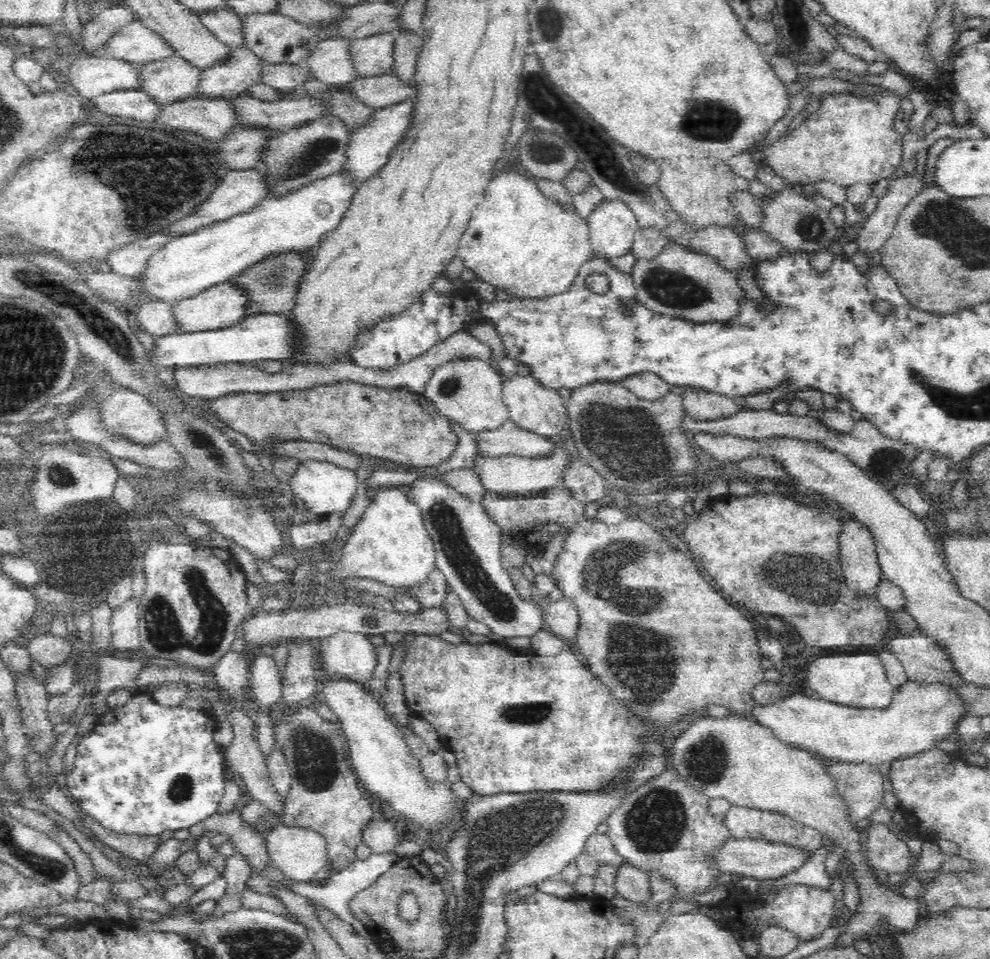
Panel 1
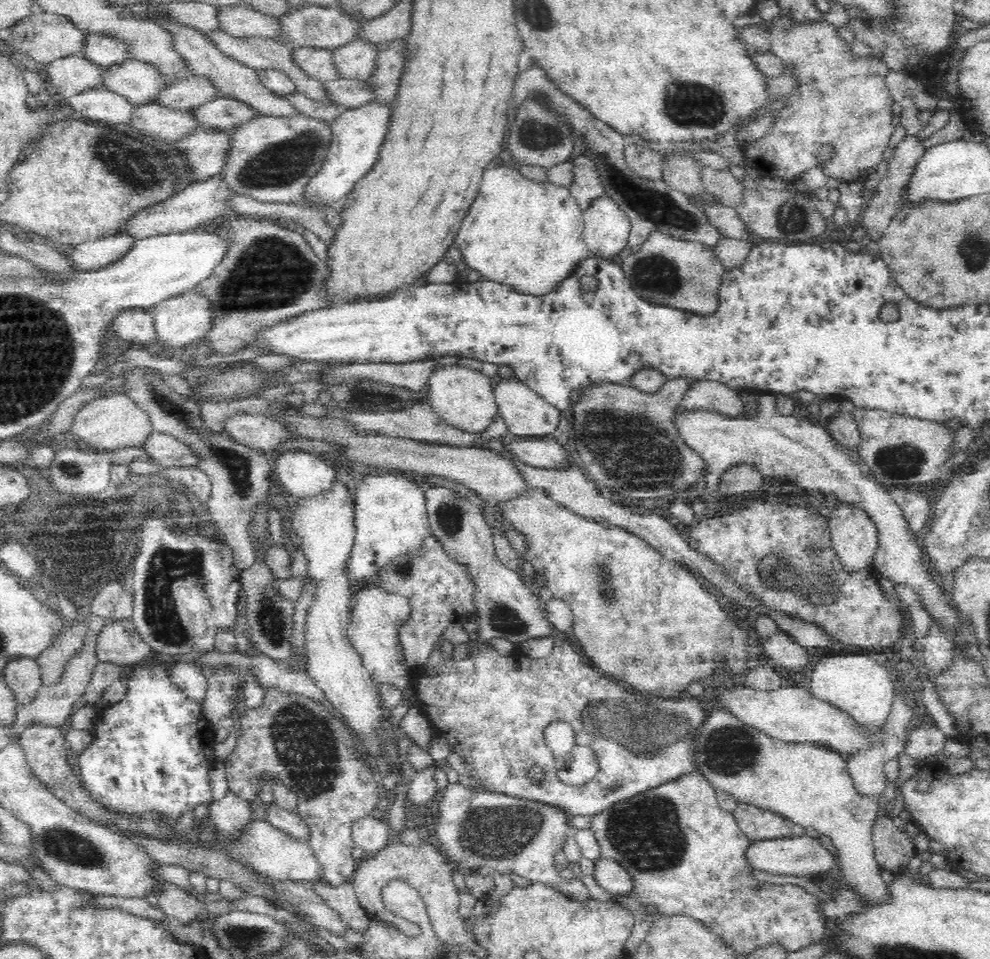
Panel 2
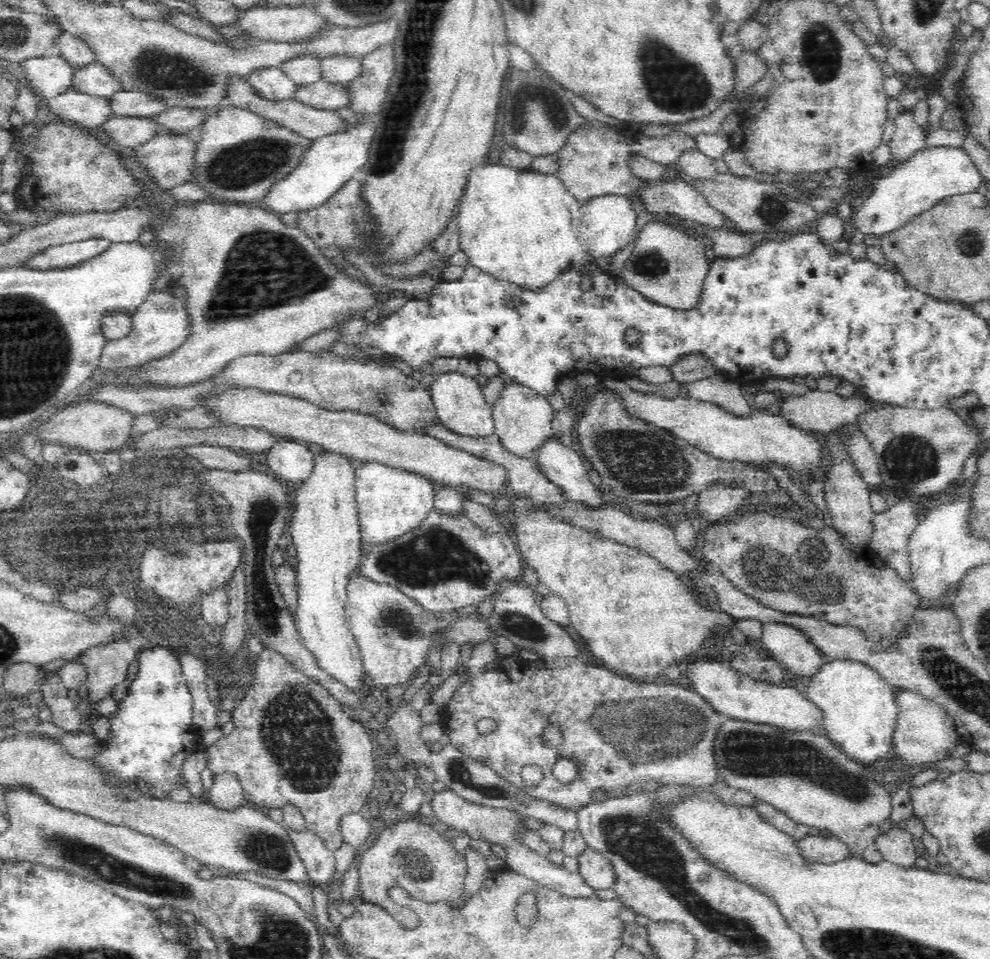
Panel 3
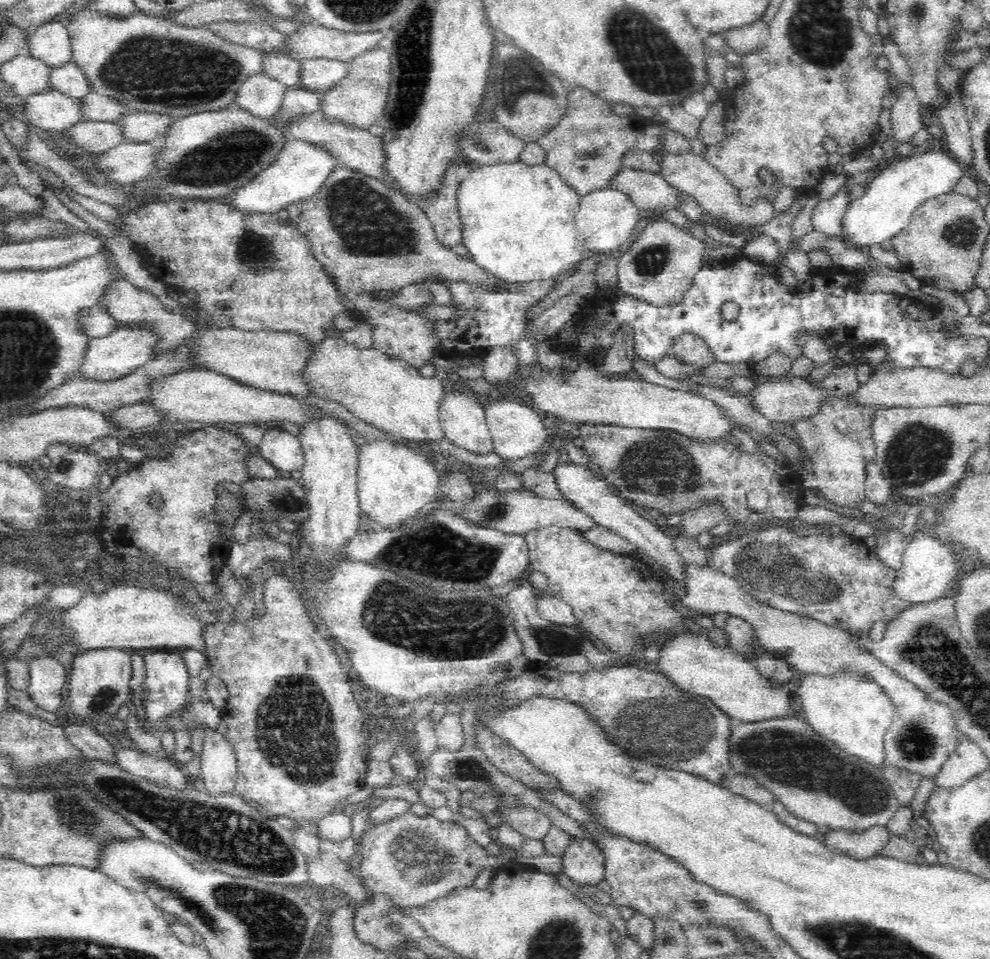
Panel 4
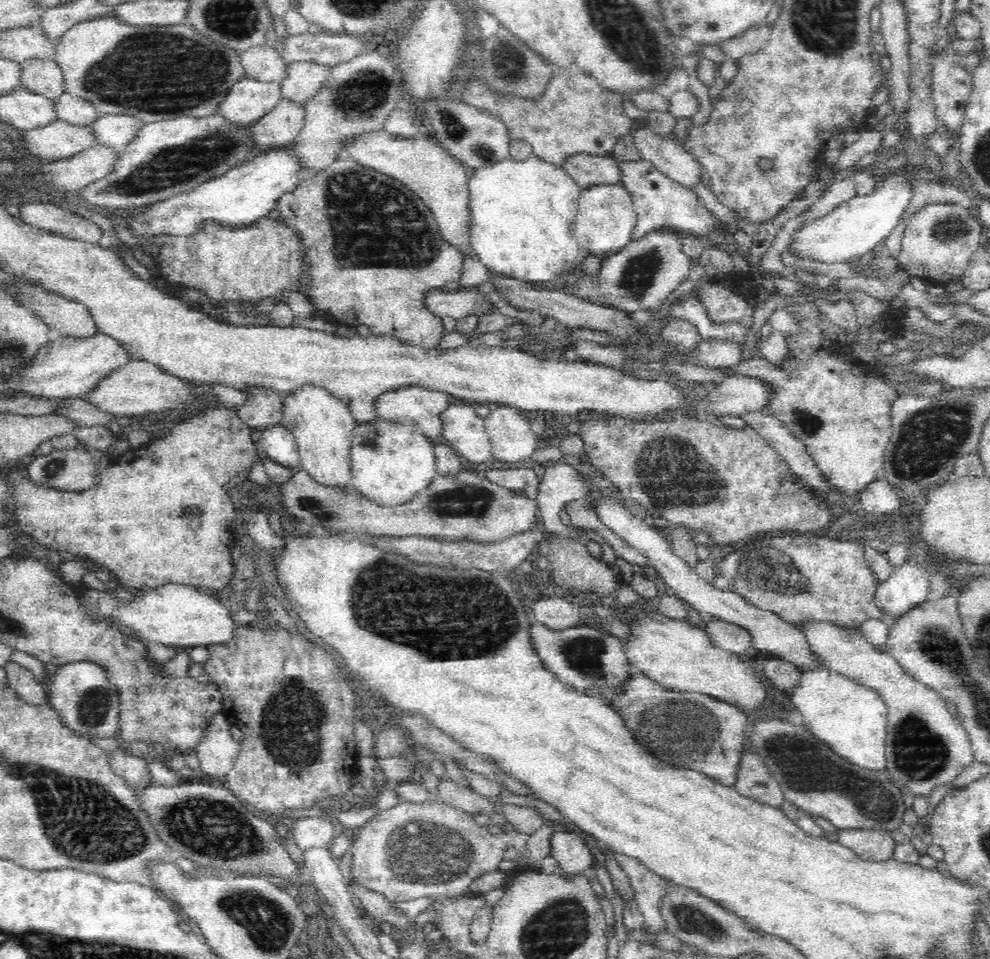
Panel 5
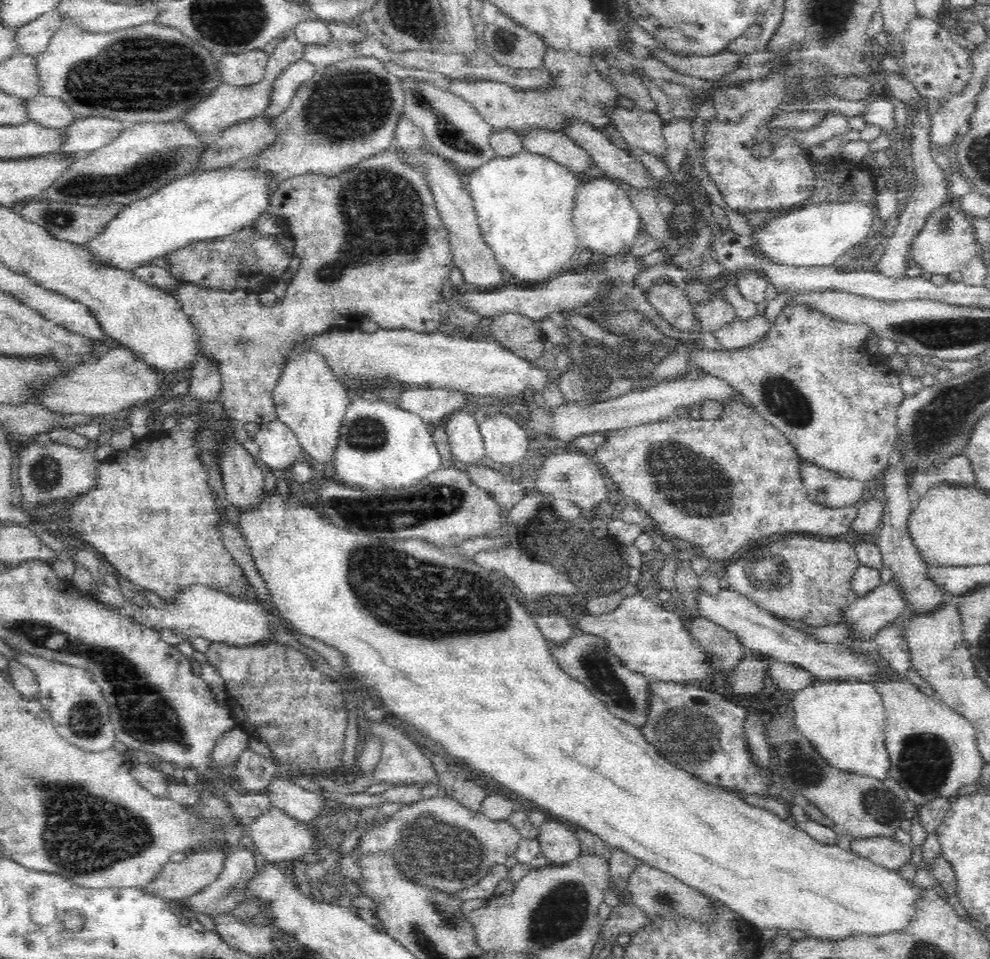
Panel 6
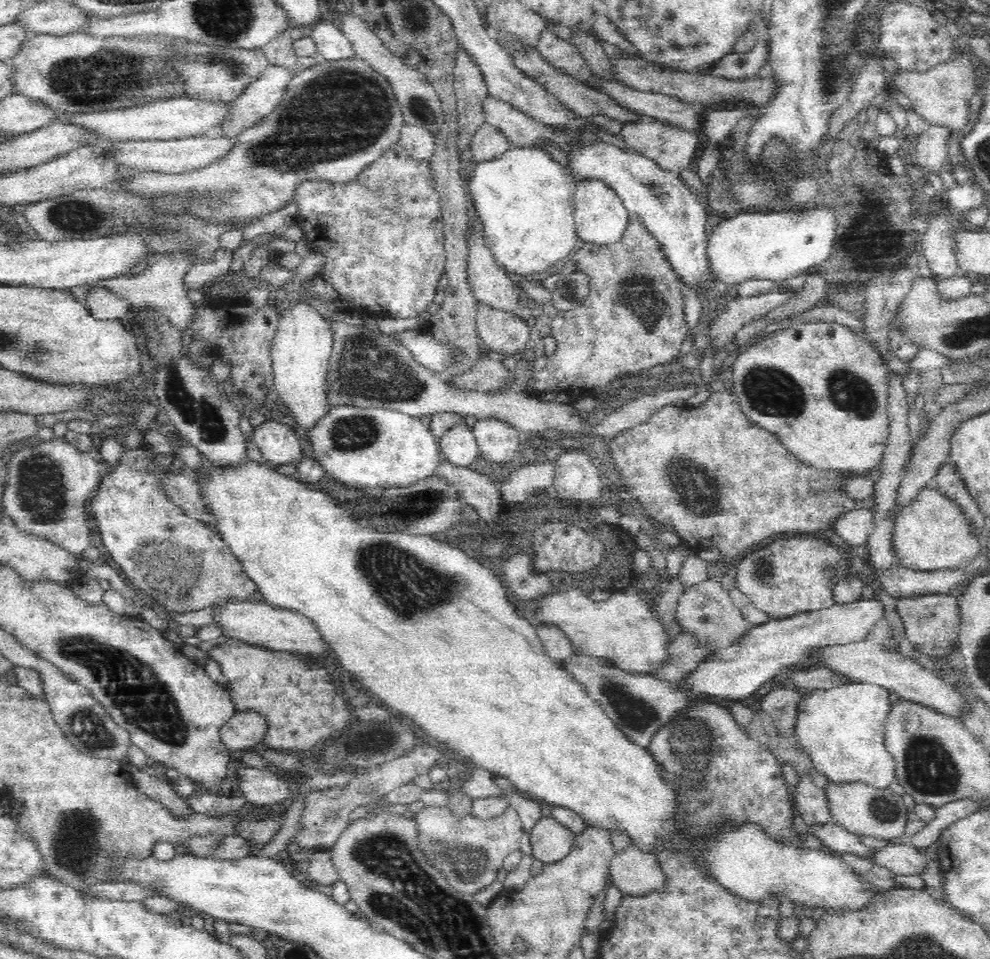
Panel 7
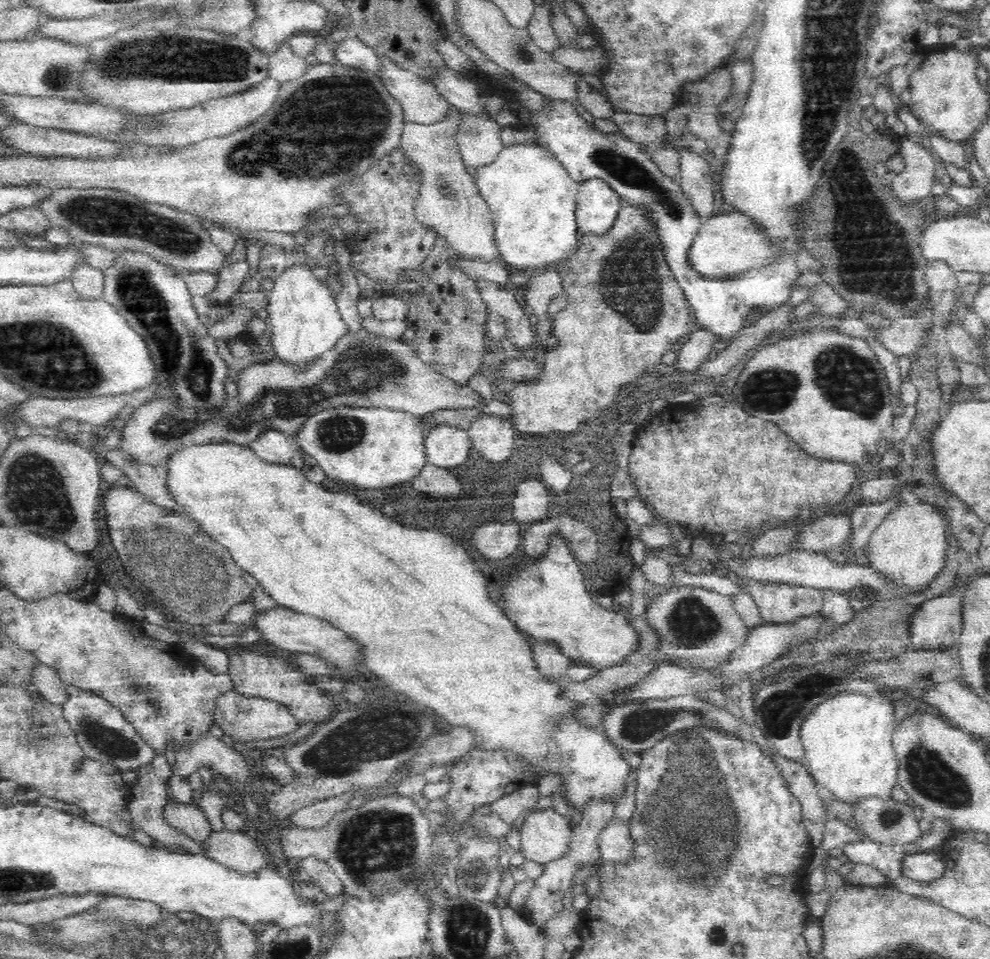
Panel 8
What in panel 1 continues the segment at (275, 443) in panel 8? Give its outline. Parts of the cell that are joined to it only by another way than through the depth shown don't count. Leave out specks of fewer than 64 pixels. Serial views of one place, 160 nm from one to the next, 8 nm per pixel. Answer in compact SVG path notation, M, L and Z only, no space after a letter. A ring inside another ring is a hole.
M308 459L299 462L294 474L289 478L289 483L284 484L288 497L300 498L304 506L318 514L331 512L345 512L351 501L361 489L361 484L354 471L334 464L327 460Z

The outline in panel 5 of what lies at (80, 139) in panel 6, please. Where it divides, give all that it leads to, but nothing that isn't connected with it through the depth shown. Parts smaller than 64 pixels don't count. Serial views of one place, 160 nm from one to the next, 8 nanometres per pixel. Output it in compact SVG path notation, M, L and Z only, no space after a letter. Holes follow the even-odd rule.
M125 114L98 115L91 125L94 141L96 141L95 146L114 149L118 153L124 152L126 146L132 142L132 138L136 136L136 132L142 126L144 123L136 120L133 116Z

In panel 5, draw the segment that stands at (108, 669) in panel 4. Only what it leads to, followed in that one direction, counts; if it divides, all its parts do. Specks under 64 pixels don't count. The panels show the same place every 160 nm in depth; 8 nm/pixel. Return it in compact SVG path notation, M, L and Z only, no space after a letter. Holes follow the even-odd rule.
M78 661L50 667L44 678L46 702L59 716L59 722L84 740L110 738L116 734L118 720L117 688L110 686L102 666Z

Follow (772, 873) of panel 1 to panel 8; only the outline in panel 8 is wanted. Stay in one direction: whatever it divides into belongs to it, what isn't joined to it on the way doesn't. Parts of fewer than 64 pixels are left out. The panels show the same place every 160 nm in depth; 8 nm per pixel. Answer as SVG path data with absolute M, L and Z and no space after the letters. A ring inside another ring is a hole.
M938 851L910 854L902 862L902 875L920 882L932 882L942 878L946 872L946 863Z

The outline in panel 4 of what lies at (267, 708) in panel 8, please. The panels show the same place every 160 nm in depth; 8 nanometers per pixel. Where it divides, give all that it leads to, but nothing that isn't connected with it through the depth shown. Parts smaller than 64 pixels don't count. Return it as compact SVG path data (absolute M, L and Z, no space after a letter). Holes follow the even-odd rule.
M212 729L205 730L199 764L201 778L210 795L233 793L237 776L237 753L234 746Z

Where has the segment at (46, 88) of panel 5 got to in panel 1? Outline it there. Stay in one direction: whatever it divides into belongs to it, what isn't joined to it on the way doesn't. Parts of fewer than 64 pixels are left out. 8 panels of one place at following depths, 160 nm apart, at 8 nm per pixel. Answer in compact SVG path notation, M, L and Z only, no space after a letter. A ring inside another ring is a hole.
M172 55L141 65L137 89L160 105L191 98L201 73L189 62Z

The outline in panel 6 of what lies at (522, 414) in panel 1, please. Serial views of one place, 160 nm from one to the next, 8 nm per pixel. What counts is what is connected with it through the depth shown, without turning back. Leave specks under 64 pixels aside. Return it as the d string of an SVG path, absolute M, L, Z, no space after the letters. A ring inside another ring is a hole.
M492 410L482 422L477 422L477 425L483 436L486 458L490 463L502 466L506 462L510 464L510 462L520 462L524 458L530 458L528 434L507 410Z

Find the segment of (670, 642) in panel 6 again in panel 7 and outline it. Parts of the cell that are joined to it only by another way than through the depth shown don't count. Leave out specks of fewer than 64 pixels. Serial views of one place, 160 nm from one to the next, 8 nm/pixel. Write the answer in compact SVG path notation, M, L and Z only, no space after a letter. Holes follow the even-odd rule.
M576 586L560 588L540 595L532 614L534 625L558 628L572 644L574 655L586 655L605 660L608 665L632 674L648 674L662 666L670 639L666 637L658 617L654 618L650 602L642 598L634 586L617 591L612 601L590 599L587 590Z

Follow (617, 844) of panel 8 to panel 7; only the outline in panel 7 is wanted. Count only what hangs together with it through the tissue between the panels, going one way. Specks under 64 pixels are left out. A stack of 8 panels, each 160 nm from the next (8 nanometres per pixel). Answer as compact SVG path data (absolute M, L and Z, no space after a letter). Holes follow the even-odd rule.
M632 842L612 855L609 877L622 895L642 896L652 890L662 890L665 883L655 856Z

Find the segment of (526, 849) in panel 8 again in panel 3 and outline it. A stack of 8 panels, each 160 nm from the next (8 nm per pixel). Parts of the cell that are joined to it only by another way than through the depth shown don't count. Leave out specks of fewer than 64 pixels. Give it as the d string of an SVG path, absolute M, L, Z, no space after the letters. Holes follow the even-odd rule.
M586 847L578 856L578 874L594 890L606 890L614 886L611 862L600 851Z

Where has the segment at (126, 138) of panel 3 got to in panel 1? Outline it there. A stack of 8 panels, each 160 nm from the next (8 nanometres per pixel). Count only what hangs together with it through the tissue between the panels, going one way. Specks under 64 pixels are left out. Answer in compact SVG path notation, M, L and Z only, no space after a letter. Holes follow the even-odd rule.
M194 97L161 105L153 122L152 125L190 132L213 143L222 140L226 132L238 126L233 117L231 100L219 98Z

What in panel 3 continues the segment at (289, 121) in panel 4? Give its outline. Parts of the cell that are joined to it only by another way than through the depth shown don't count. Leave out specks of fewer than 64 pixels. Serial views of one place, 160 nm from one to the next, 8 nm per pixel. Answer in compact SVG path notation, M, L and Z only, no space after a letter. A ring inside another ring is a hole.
M318 80L295 90L294 99L312 108L334 110L347 105L346 85Z

